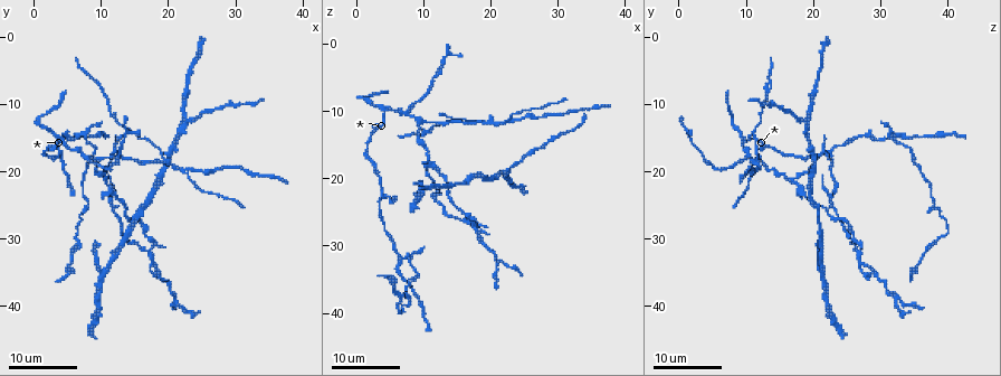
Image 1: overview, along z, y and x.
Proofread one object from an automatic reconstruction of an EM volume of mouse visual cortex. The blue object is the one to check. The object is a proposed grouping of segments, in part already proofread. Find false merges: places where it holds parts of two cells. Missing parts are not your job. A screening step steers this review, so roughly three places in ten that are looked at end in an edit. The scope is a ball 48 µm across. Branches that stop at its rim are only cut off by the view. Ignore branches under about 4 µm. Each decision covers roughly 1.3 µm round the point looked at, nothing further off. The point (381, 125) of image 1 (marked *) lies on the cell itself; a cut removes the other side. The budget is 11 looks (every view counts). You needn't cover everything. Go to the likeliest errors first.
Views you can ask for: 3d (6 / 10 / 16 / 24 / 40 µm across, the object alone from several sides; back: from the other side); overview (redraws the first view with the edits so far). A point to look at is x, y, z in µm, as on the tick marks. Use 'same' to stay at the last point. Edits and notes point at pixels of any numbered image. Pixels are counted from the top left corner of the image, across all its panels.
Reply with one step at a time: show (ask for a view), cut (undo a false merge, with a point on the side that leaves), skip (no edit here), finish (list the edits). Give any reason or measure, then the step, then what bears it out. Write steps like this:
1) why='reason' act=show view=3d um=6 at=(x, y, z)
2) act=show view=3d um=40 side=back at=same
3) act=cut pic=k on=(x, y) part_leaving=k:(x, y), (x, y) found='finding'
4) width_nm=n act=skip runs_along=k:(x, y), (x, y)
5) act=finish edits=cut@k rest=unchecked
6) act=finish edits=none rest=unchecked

why='small branch off a trunk' act=show view=3d um=24 at=(7.5, 17.5, 10.0)

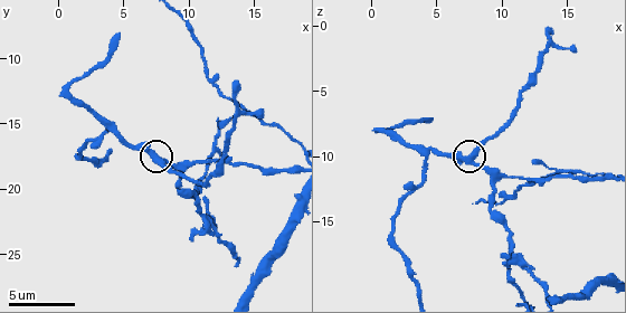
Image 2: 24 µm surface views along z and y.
act=show view=3d um=10 at=(7.6, 17.6, 10.2)

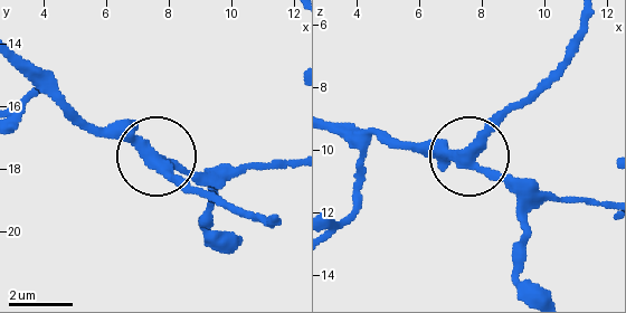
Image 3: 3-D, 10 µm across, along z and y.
width_nm=320 act=skip found='one cell here'

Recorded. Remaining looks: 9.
why='three-way junction' act=show view=3d um=16 at=(17.0, 32.0, 27.0)

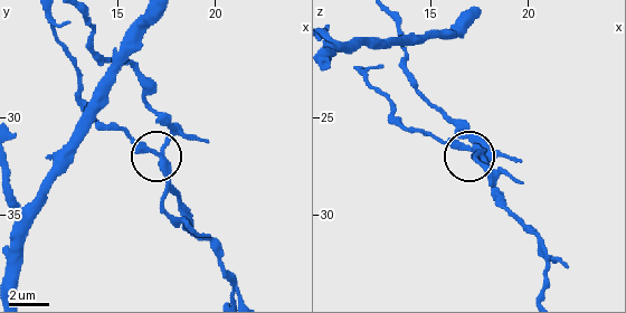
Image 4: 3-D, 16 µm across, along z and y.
act=show view=3d um=6 at=(17.2, 32.1, 26.7)

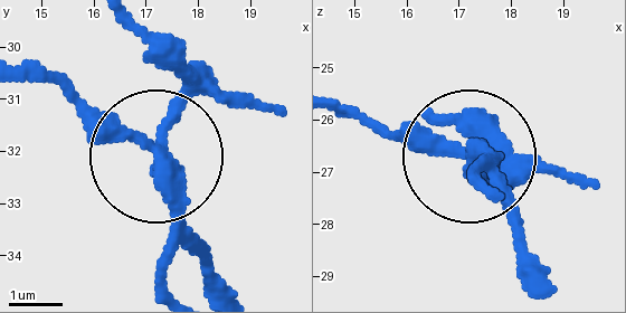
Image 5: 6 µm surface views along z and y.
width_nm=340 act=cut pic=5 on=(157, 274) part_leaving=5:(173, 187), (146, 151), (27, 75) found='a second cell is stuck on'

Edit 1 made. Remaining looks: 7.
act=show view=3d um=16 at=(23.0, 12.0, 18.5)

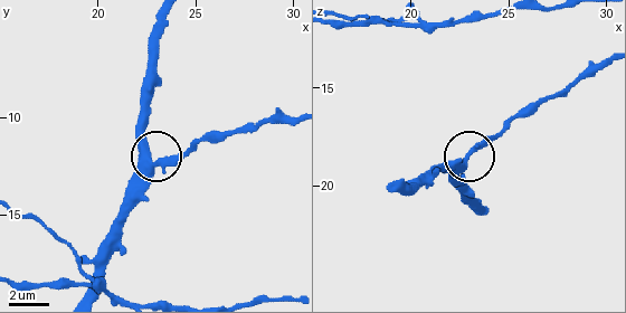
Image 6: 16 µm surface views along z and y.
act=show view=3d um=10 at=(22.9, 12.5, 18.7)

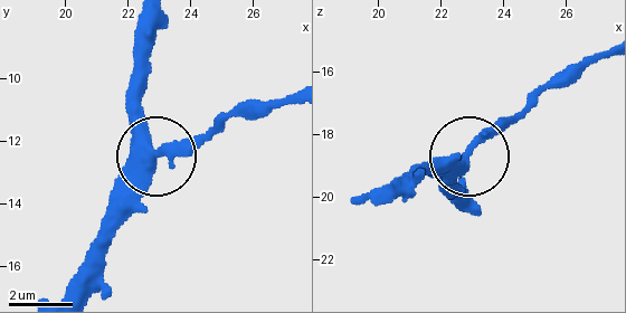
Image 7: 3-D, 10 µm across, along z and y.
width_nm=430 act=skip runs_along=7:(66, 294), (105, 214), (153, 158), (141, 79) found='all the same cell'

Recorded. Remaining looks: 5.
why='three-way junction' act=show view=3d um=6 at=(10.8, 21.2, 16.8)

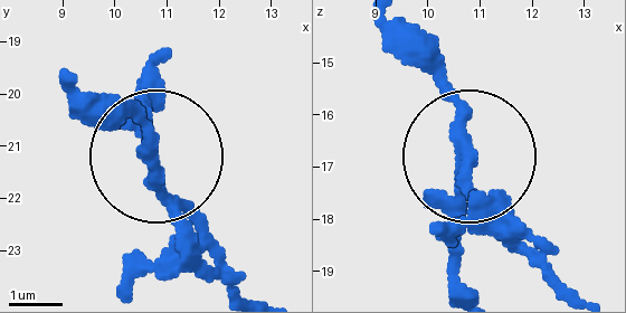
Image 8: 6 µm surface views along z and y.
act=skip runs_along=8:(402, 21), (468, 154), (459, 287) found='one cell here'

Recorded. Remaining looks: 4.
act=finish edits=cut@5 rest=unchecked

